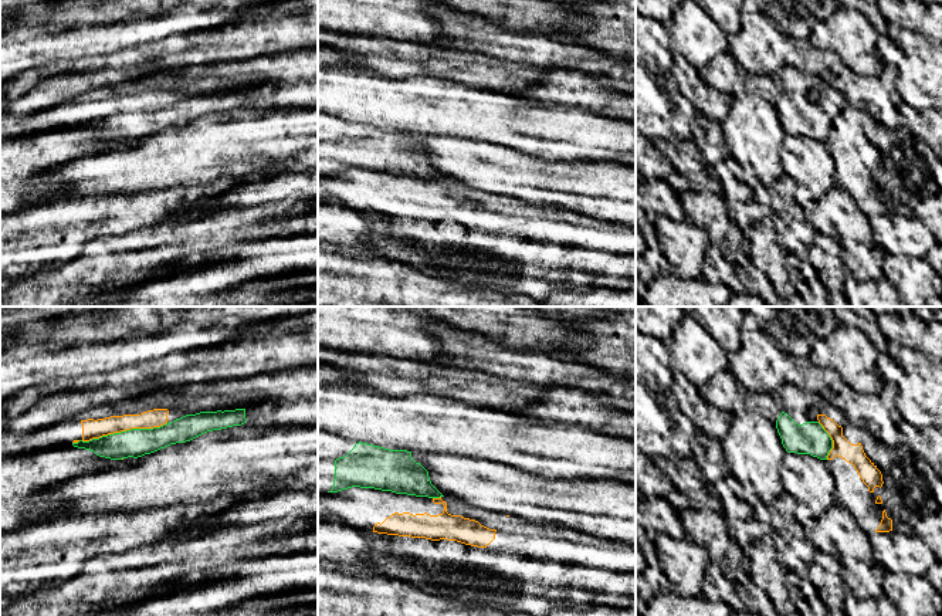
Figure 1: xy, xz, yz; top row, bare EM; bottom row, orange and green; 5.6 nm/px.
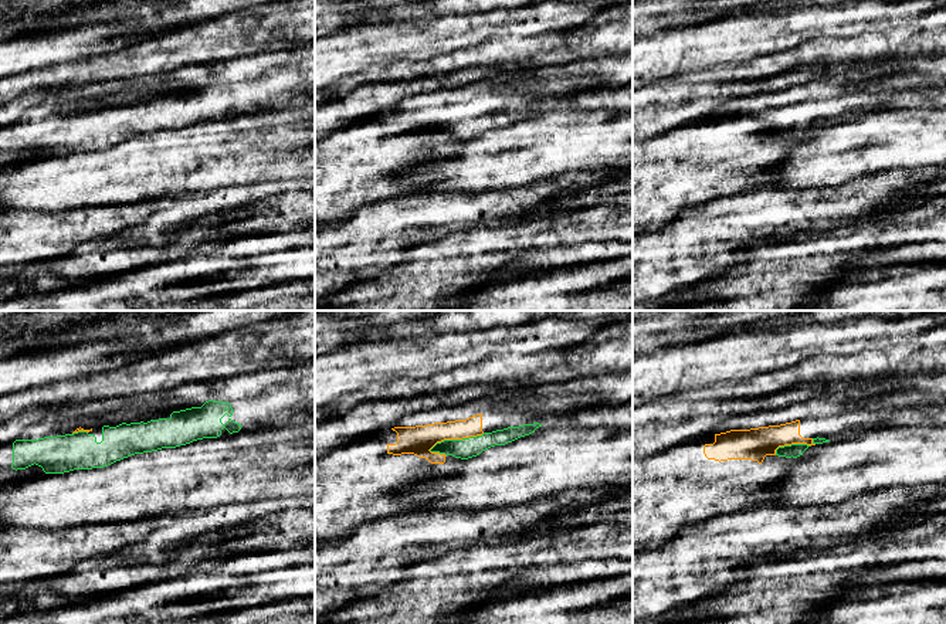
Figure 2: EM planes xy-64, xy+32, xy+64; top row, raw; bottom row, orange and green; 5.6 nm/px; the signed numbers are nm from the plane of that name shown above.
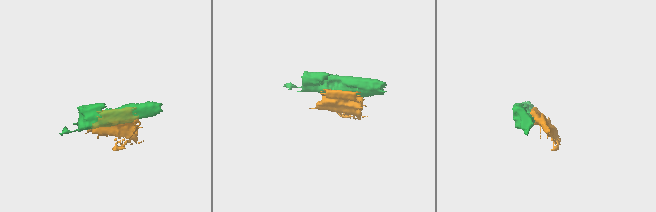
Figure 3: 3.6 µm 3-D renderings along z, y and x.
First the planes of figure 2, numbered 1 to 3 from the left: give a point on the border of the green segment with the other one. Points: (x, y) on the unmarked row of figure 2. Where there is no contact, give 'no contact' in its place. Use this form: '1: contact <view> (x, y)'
1: contact xy-64 (80, 112)
2: contact xy+32 (455, 121)
3: contact xy+64 (793, 125)

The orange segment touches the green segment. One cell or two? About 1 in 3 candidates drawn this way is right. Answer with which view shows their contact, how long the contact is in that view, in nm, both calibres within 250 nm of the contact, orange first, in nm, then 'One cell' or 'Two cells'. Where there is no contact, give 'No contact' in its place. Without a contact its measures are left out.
Touches orange in xy. Shared border 550 nm. Thickness 110 nm (orange) against 160 nm. Two cells

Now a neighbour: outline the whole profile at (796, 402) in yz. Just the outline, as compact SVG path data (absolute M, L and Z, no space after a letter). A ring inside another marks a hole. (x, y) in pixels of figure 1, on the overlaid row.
M793 383L780 385L775 395L782 406L776 429L786 451L827 460L833 440L809 410L816 407L819 414L826 414L841 427L848 423L846 414L817 392L803 390Z

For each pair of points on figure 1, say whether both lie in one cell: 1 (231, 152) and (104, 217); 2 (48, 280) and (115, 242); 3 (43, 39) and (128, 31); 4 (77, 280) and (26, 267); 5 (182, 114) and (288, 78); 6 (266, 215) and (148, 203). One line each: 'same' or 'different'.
1: different
2: same
3: same
4: different
5: same
6: different

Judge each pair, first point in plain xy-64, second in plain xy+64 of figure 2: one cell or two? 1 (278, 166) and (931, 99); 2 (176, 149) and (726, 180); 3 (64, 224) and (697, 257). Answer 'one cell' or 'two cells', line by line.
1: two cells
2: two cells
3: one cell

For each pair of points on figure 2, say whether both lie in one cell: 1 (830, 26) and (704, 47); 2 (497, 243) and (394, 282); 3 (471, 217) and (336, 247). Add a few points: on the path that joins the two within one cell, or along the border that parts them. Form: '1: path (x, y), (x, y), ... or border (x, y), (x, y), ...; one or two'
1: path (799, 26), (735, 40); one
2: path (471, 260), (457, 264), (448, 272), (420, 272); one
3: path (437, 217), (406, 220), (386, 229), (370, 241); one

